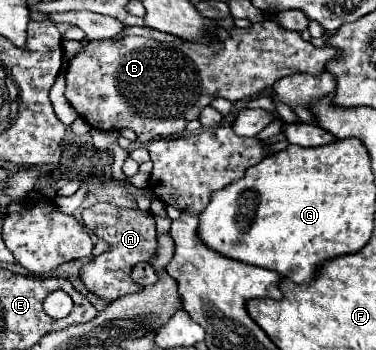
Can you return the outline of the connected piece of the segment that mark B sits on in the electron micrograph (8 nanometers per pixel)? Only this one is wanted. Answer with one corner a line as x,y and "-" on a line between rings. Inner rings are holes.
273,20
251,24
249,28
219,28
219,44
193,44
167,32
159,32
147,26
131,26
131,36
119,36
111,40
87,42
87,46
69,60
65,74
67,90
65,98
79,112
87,124
99,130
123,130
131,128
139,142
151,142
161,138
175,138
185,132
185,126
199,116
199,112
215,98
227,98
231,102
253,98
267,92
277,80
291,74
319,76
325,72
327,62
335,60
341,50
335,46
315,48
305,42
299,32
287,32

